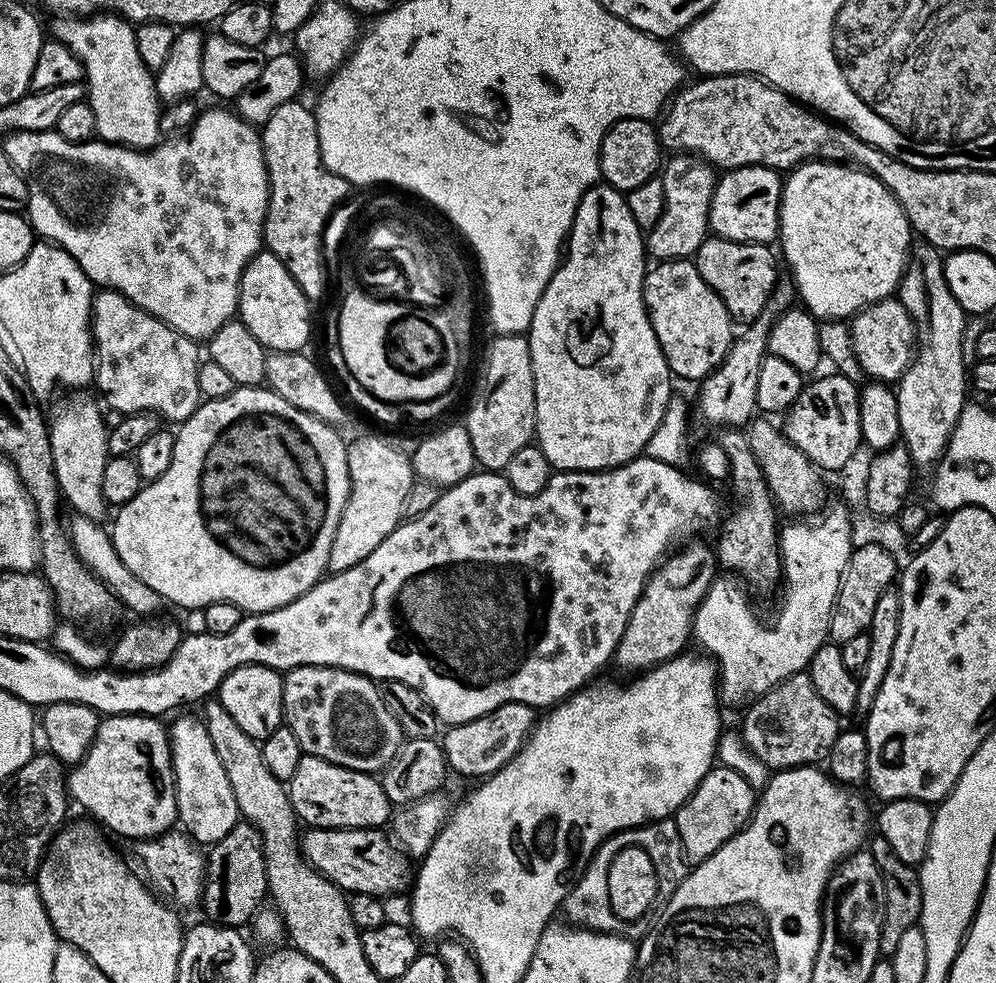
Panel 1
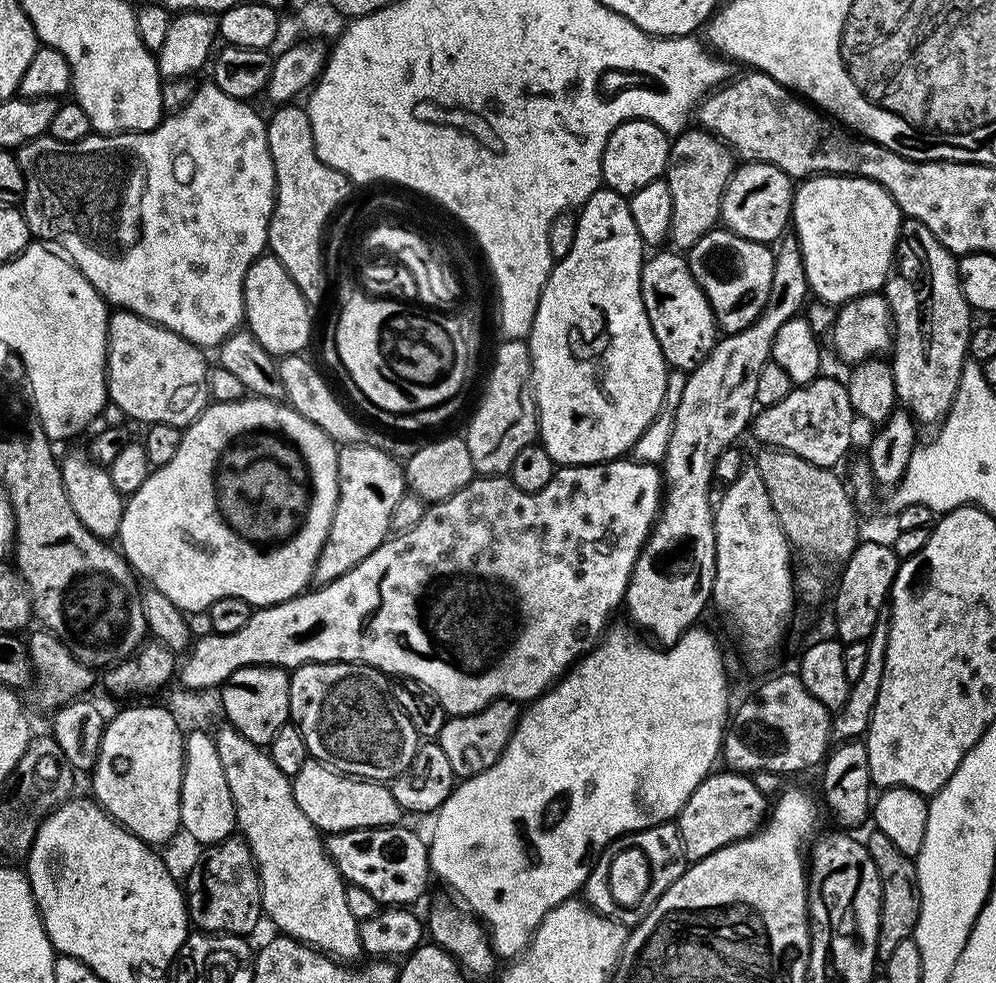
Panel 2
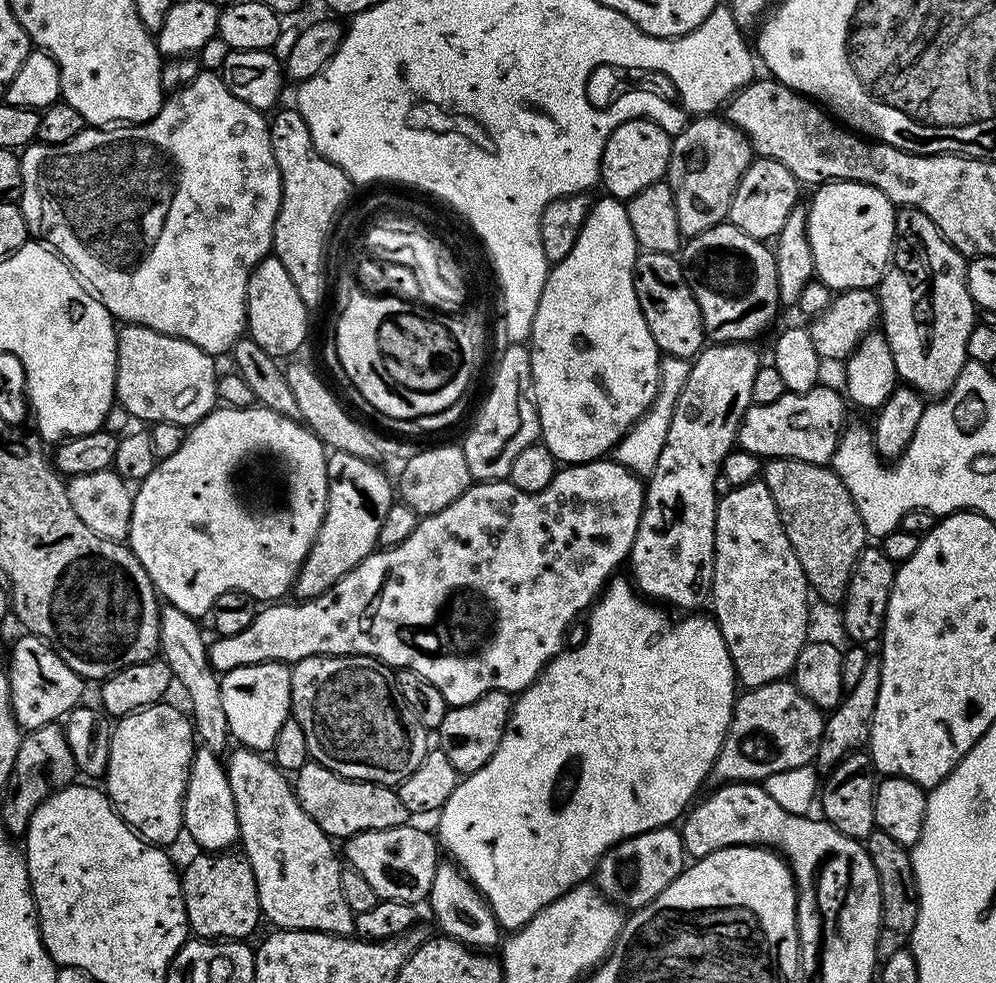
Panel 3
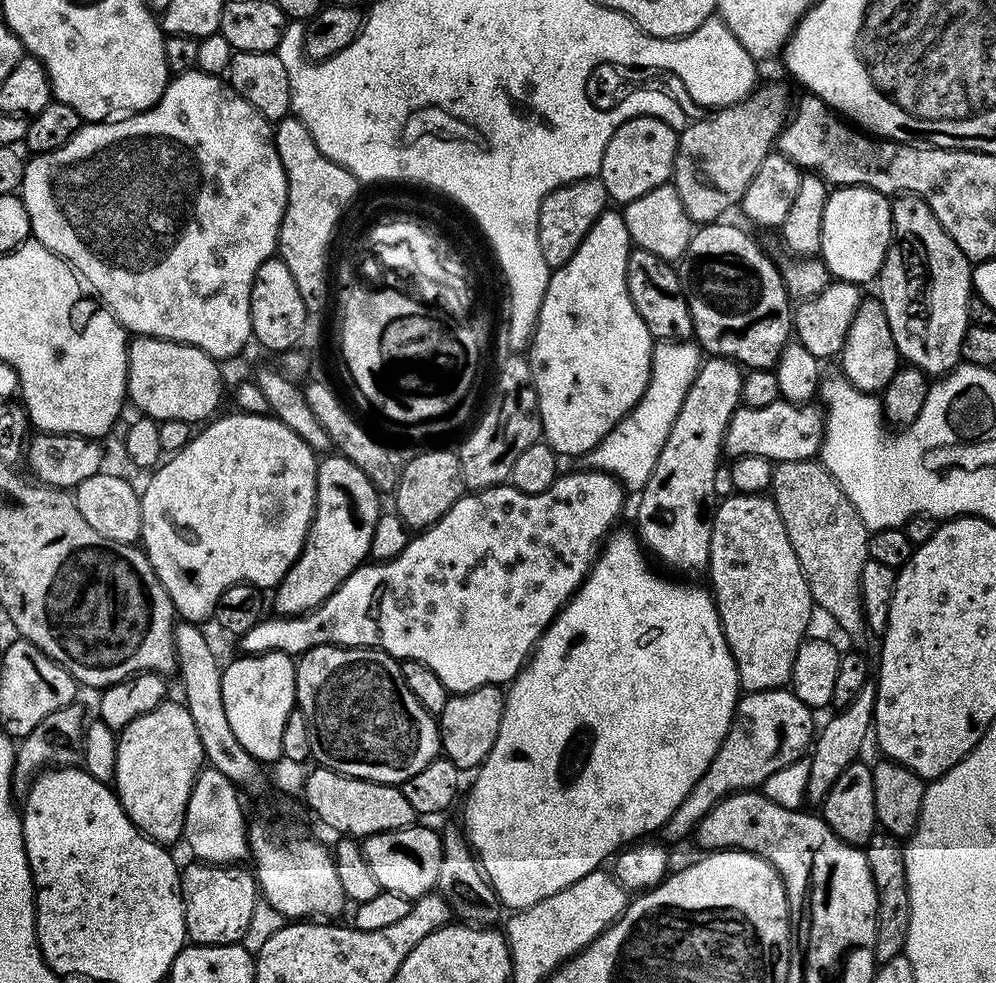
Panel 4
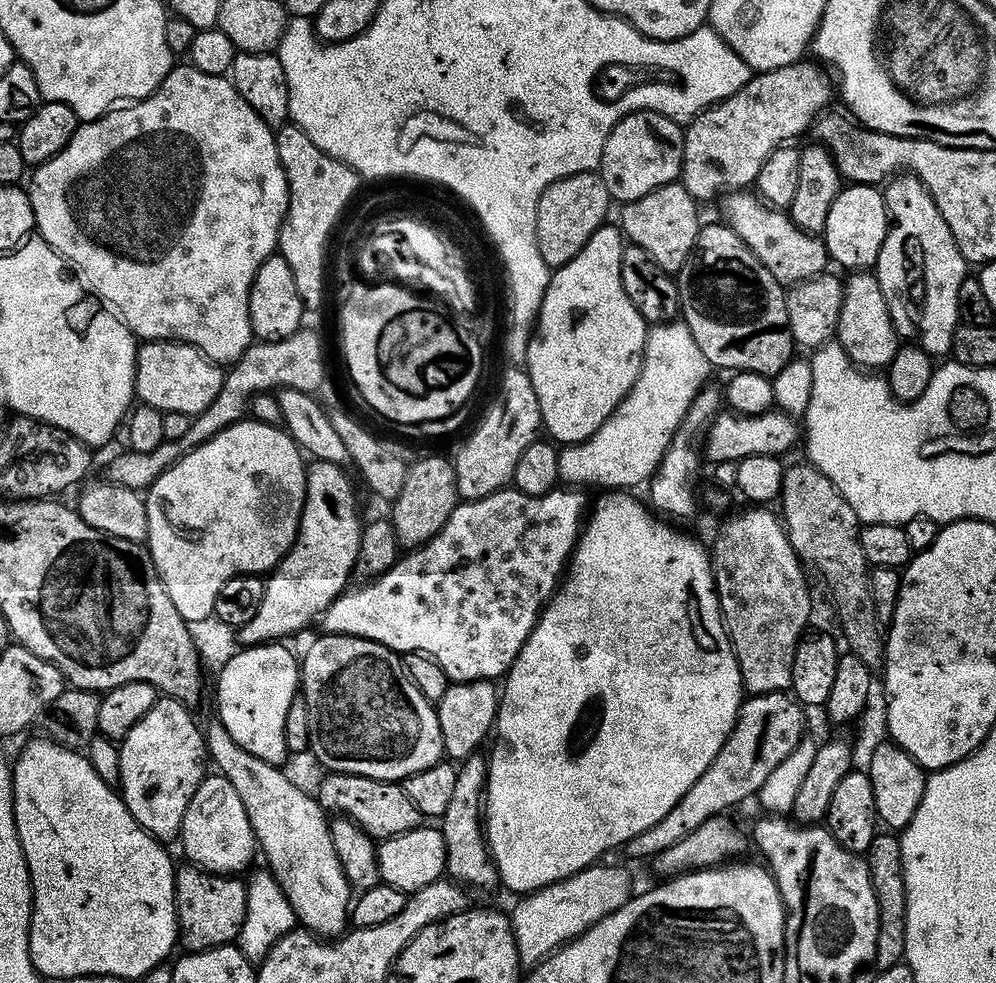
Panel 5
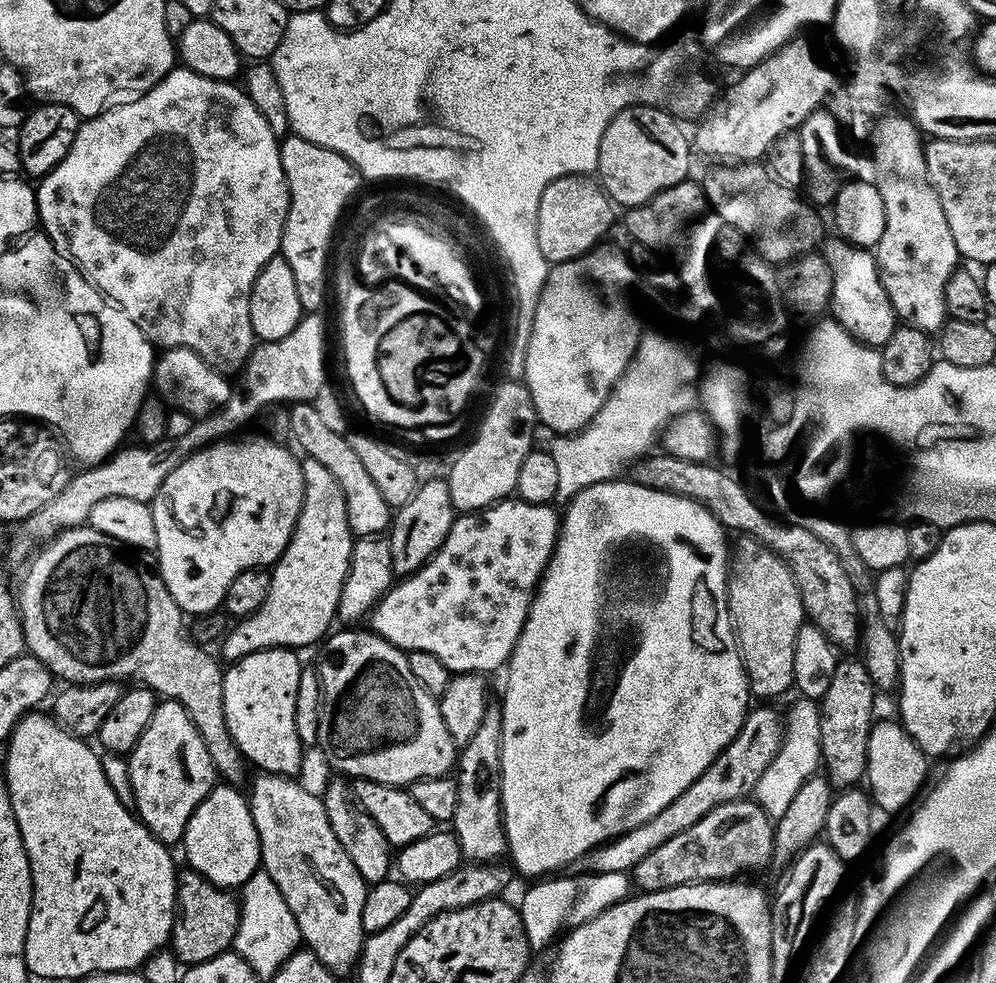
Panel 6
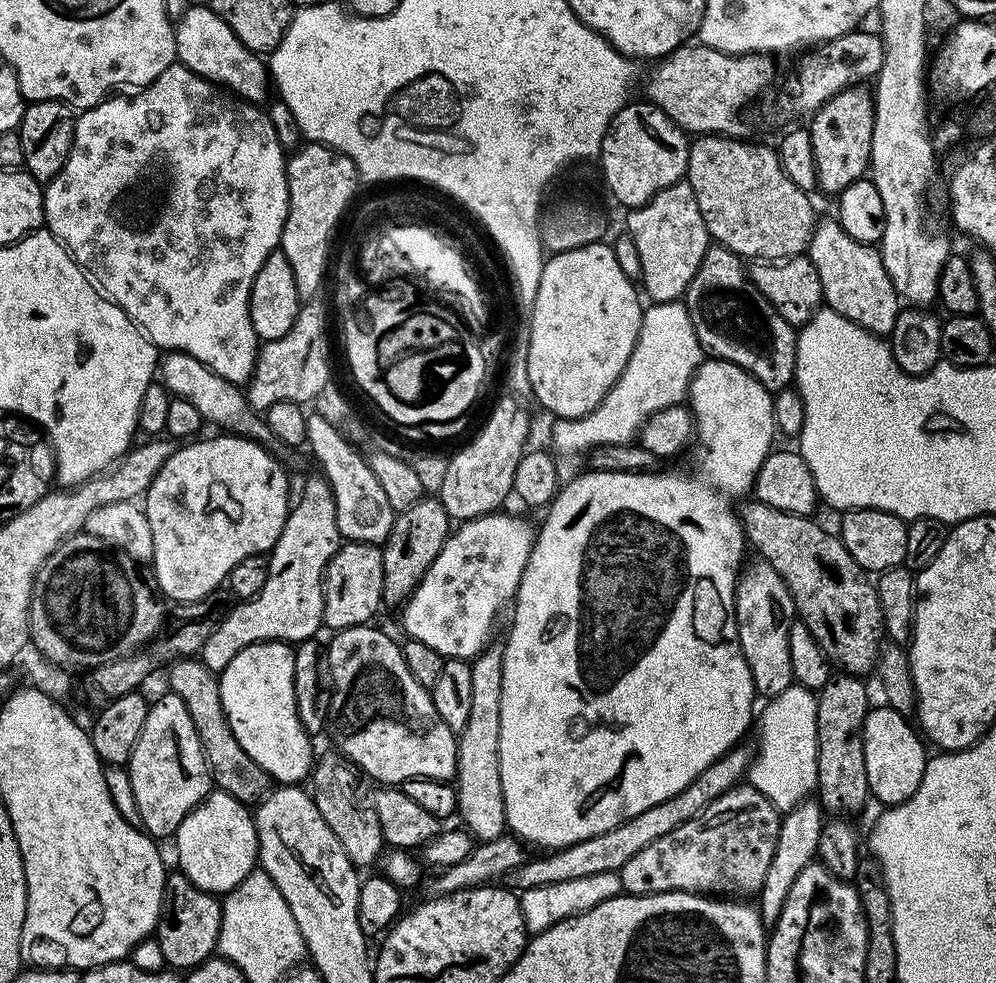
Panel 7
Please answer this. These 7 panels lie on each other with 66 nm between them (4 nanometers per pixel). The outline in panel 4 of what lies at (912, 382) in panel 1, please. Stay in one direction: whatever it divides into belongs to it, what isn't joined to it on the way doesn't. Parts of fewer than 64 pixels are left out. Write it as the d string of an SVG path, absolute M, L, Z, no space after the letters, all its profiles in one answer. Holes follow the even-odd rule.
M901 194L891 201L891 206L892 242L880 268L878 299L884 308L886 322L890 322L890 334L894 334L894 346L898 346L901 361L922 370L929 378L939 378L961 363L962 338L970 323L968 301L974 296L973 265L968 256L958 250L954 238L942 230L942 222L934 218L934 210L930 210L920 196Z

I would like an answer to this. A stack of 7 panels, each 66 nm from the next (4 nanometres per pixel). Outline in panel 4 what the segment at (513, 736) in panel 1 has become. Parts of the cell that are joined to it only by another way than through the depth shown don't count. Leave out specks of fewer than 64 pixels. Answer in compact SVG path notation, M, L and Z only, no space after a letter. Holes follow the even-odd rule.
M487 684L478 686L478 690L449 695L446 706L442 706L438 713L440 751L443 759L454 762L454 766L461 770L479 769L494 746L494 738L498 738L505 695L505 689L499 684Z

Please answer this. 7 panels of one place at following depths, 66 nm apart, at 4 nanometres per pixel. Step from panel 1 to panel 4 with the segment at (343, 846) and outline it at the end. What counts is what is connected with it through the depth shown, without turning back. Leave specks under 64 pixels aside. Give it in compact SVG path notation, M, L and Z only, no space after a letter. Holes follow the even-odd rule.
M422 824L365 837L362 842L365 860L381 889L402 894L411 901L433 891L438 882L438 866L442 866L440 837L437 831L435 833Z

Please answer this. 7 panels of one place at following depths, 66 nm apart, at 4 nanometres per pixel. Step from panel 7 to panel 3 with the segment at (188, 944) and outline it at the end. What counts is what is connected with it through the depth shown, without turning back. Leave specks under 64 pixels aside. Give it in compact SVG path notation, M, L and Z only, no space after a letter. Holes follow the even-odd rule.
M225 850L215 854L196 854L180 872L180 889L184 895L184 909L188 915L189 929L197 937L213 942L244 942L248 935L262 923L259 904L259 890L255 885L254 871L245 855Z

